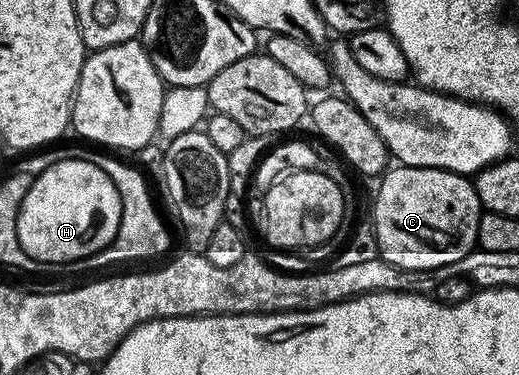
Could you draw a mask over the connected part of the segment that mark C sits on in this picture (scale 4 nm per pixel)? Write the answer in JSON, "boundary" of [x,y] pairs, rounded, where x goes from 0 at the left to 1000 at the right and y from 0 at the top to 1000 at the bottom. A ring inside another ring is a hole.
{"boundary":[[[761,440],[728,488],[730,512],[723,520],[719,592],[730,677],[746,701],[790,723],[836,725],[838,715],[871,709],[904,672],[917,667],[927,555],[915,491],[902,469],[882,467],[877,456],[852,456],[846,445]]]}

